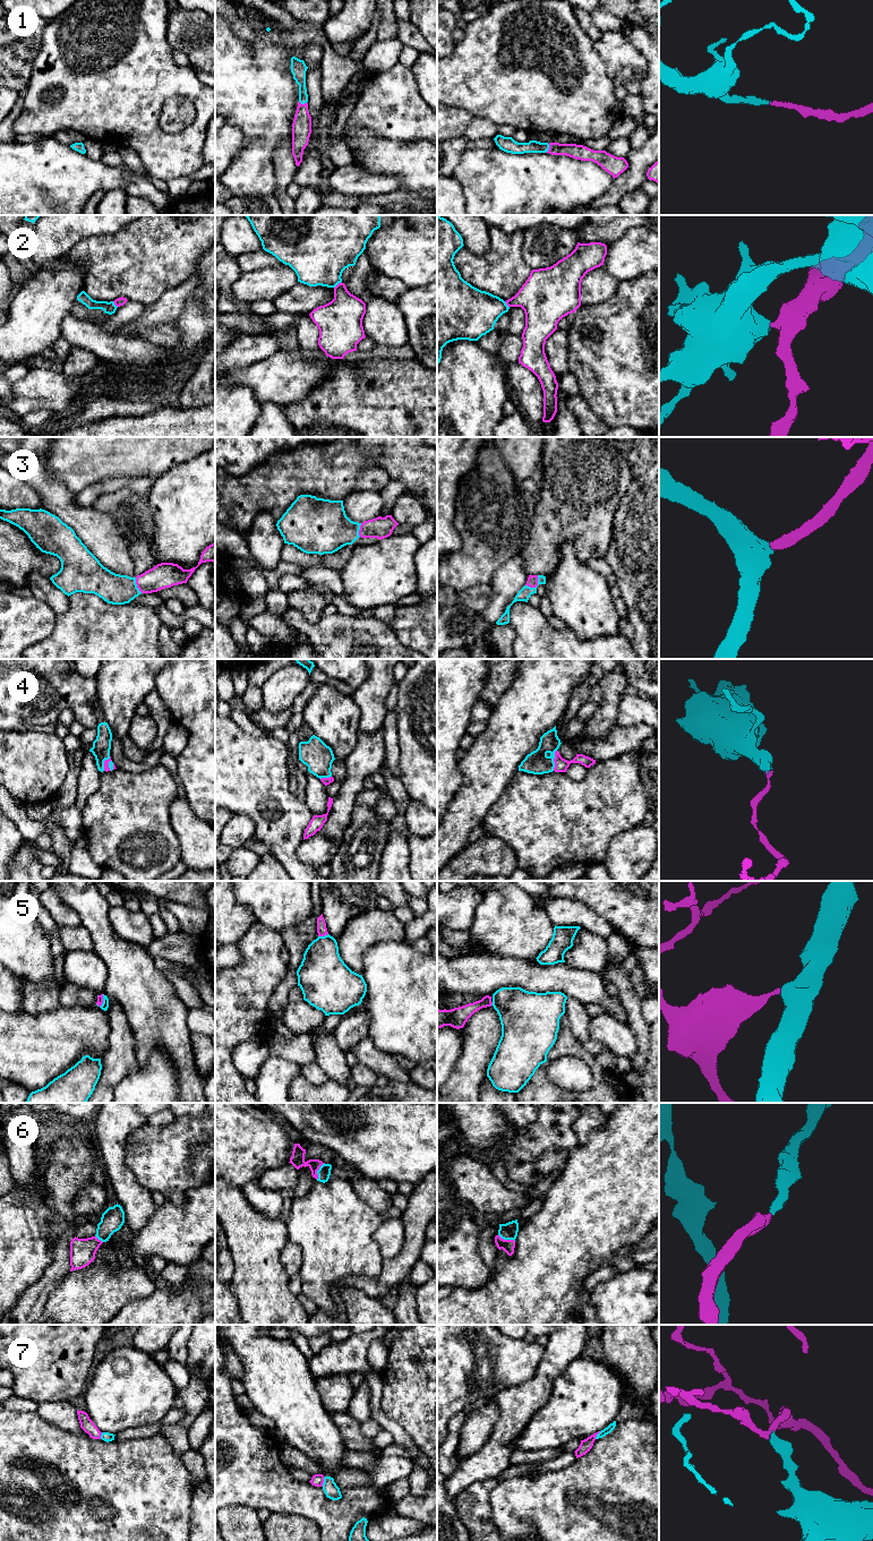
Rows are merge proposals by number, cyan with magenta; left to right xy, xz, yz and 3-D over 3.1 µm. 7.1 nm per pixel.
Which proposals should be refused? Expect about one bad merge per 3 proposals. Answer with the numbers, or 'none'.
2, 5, 7

